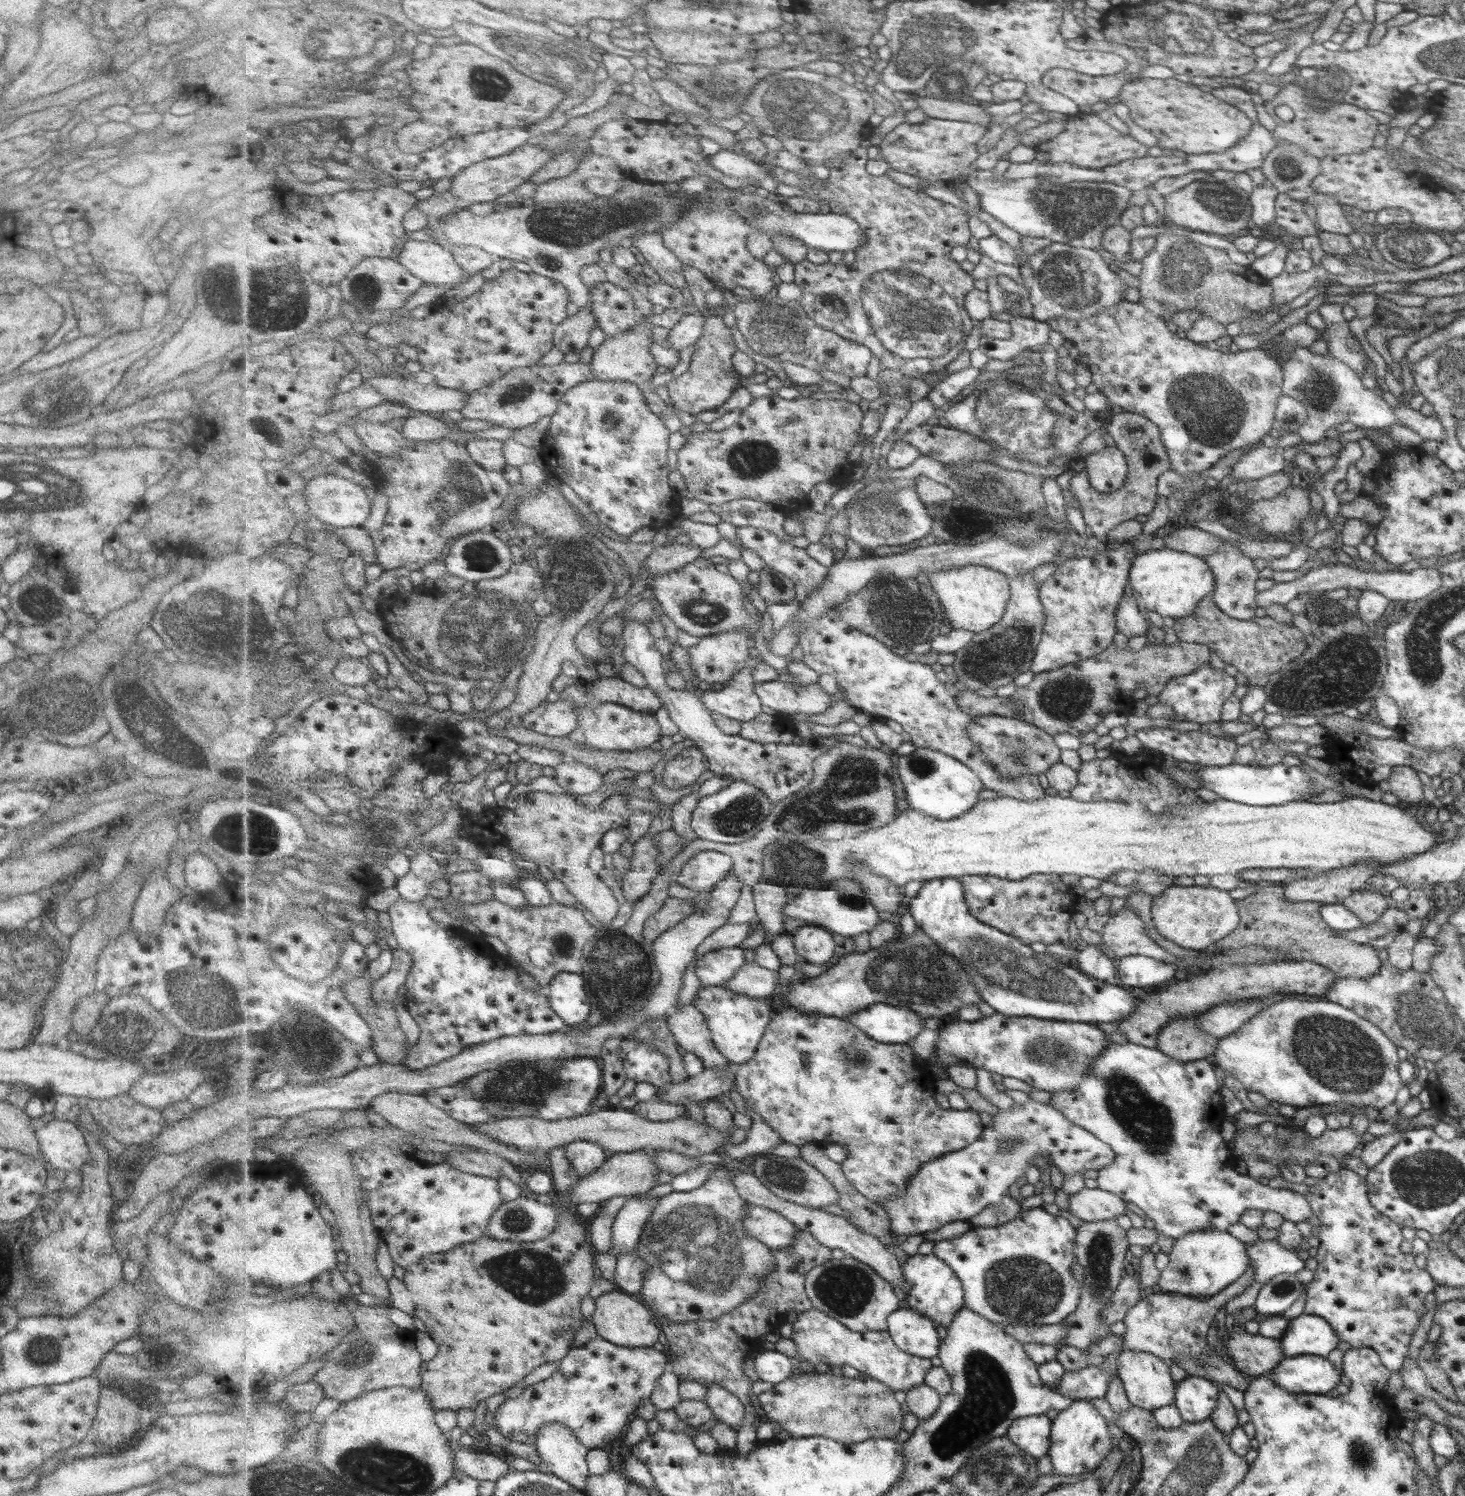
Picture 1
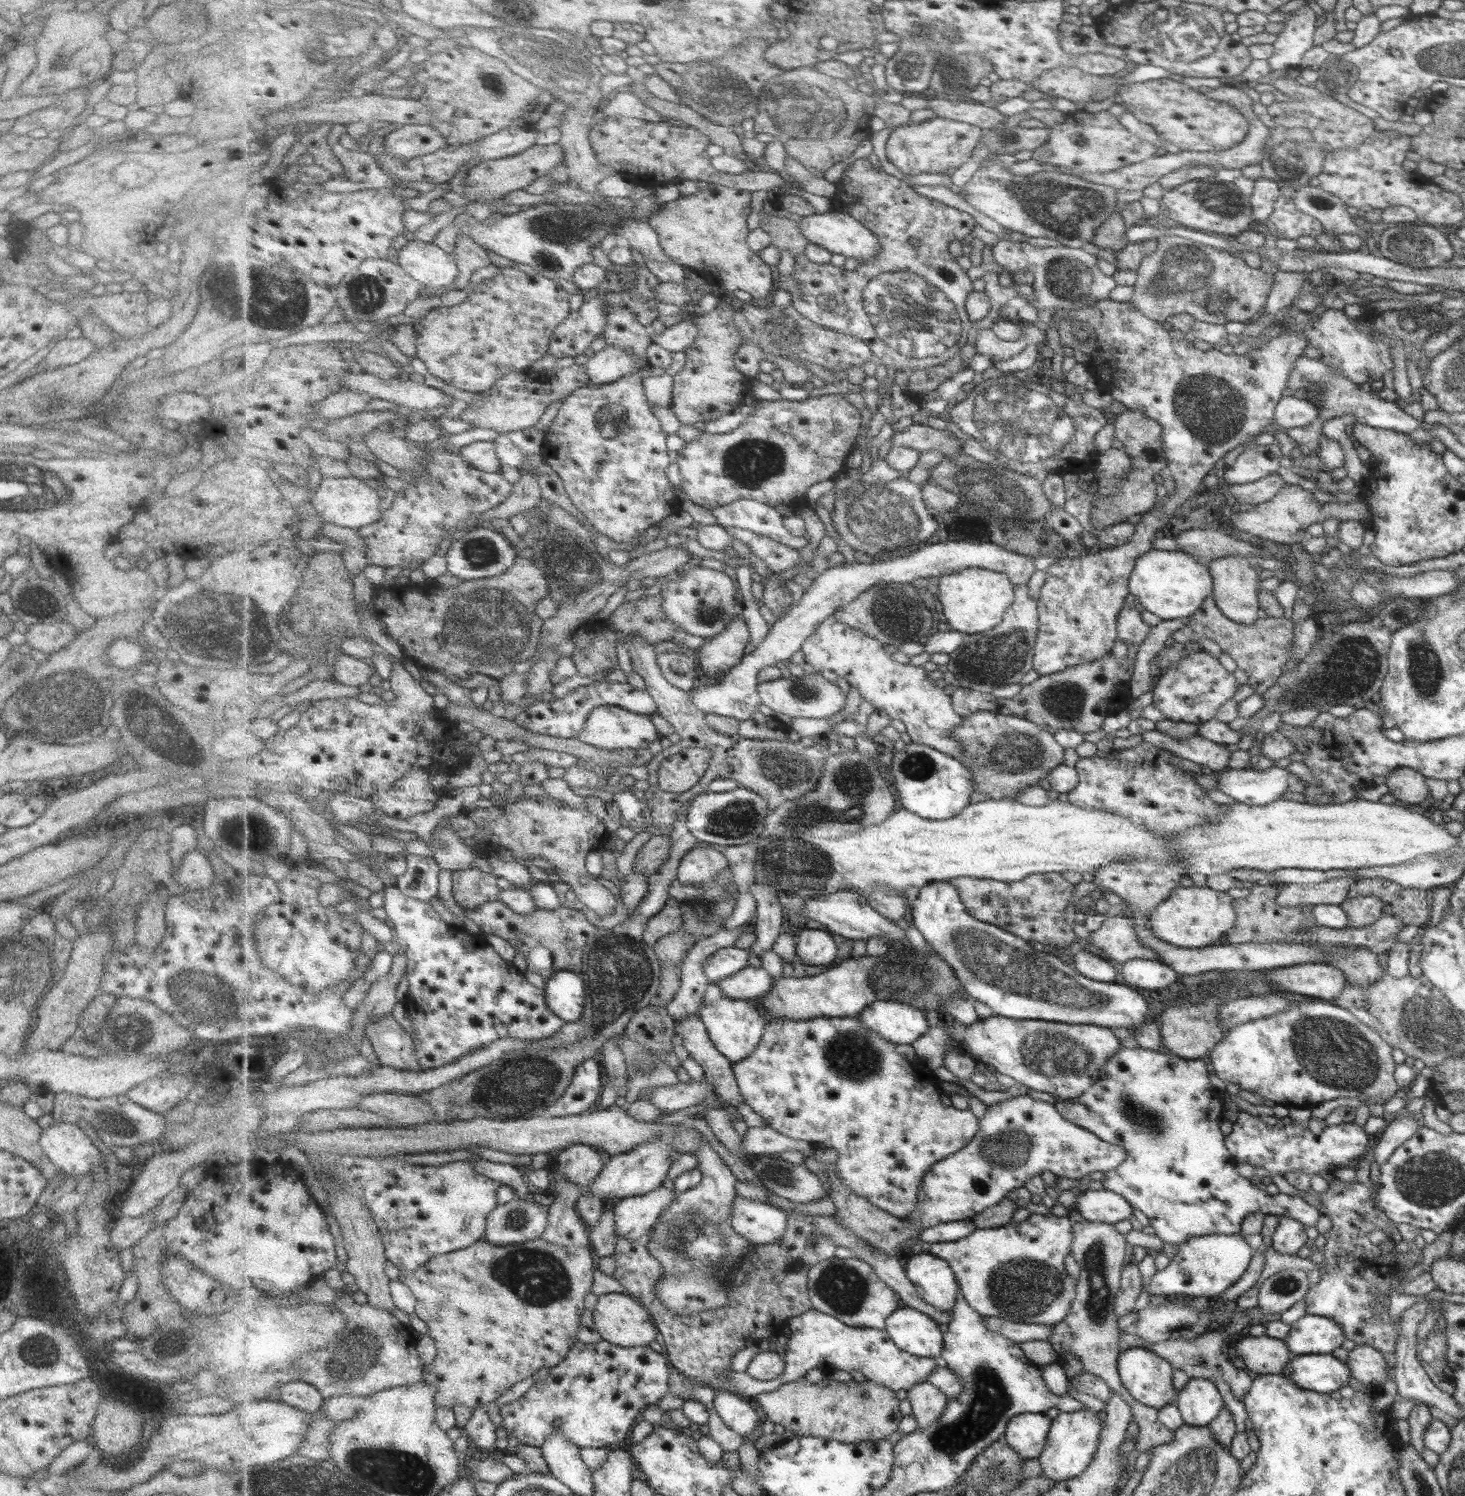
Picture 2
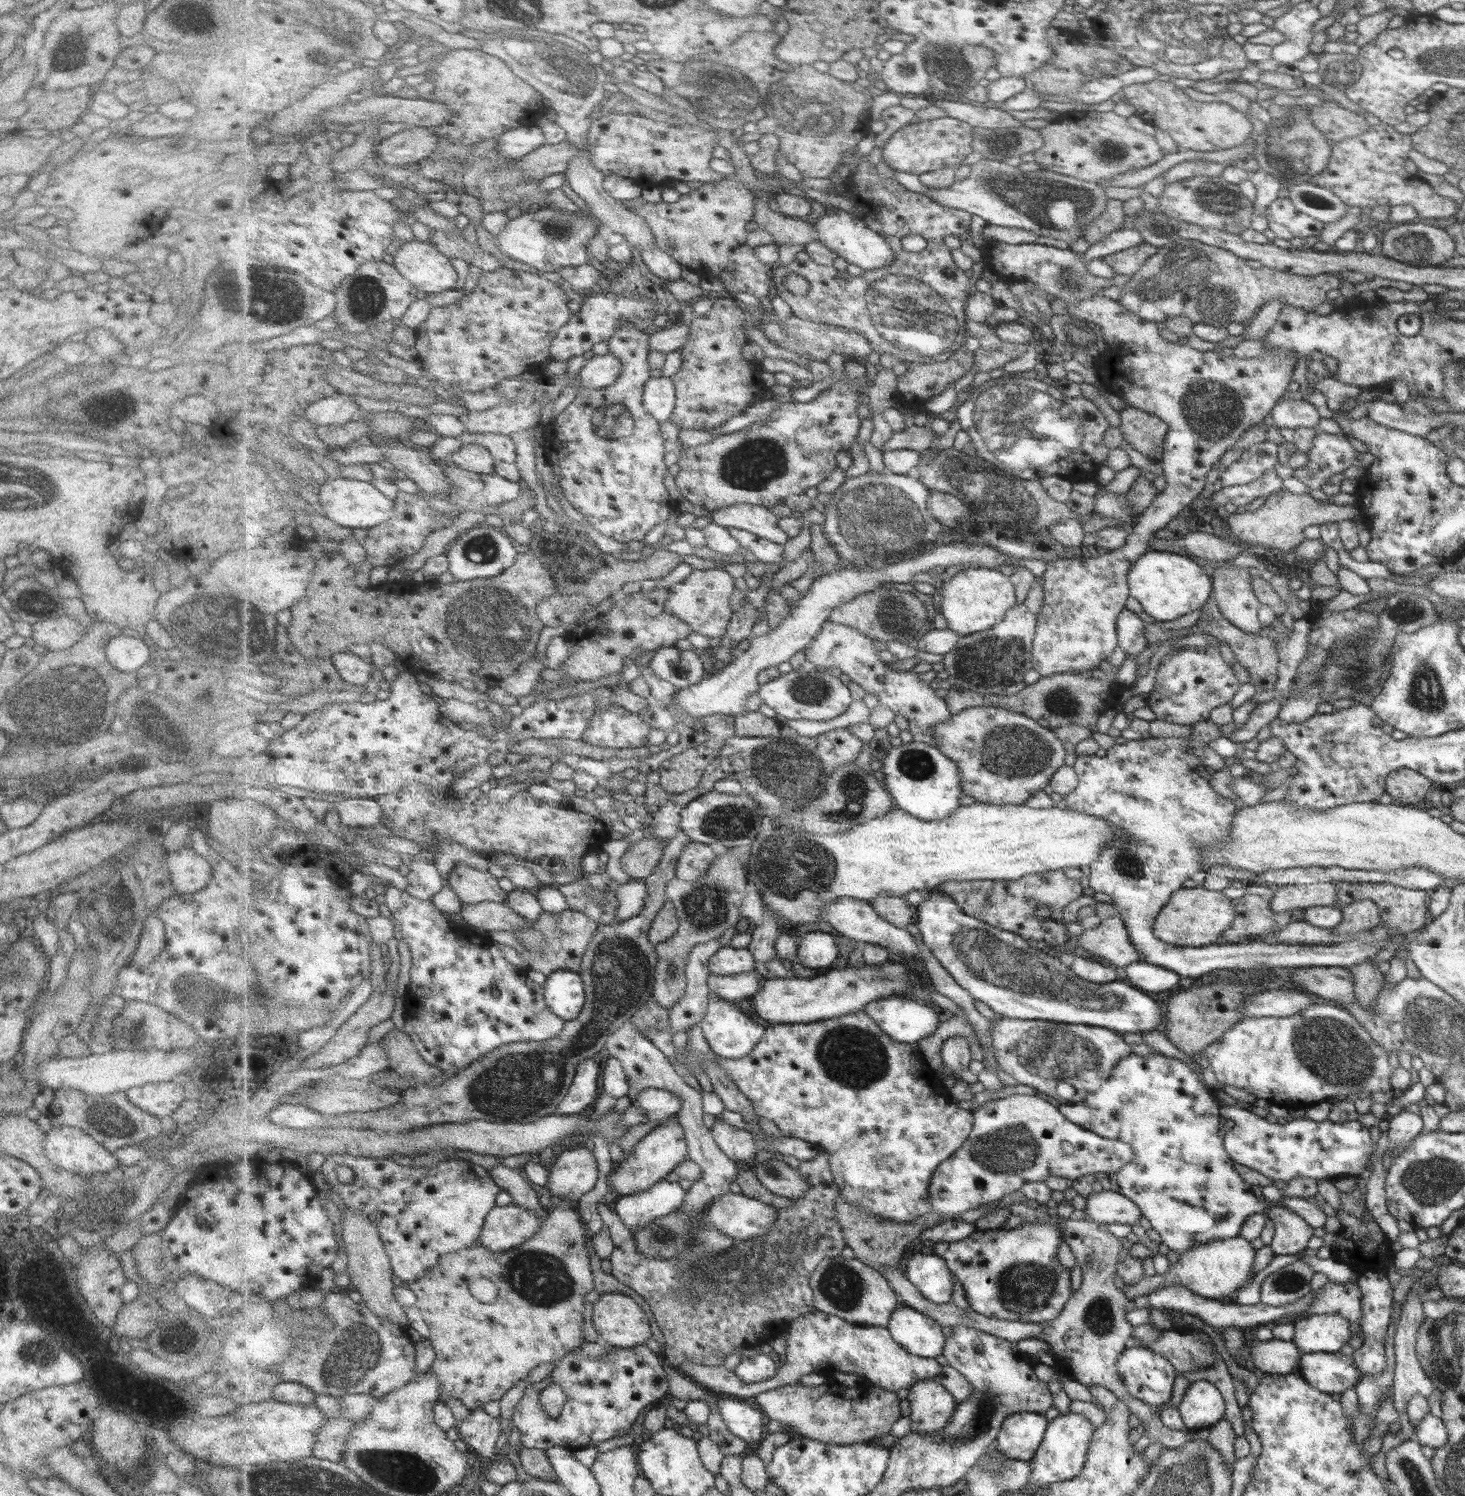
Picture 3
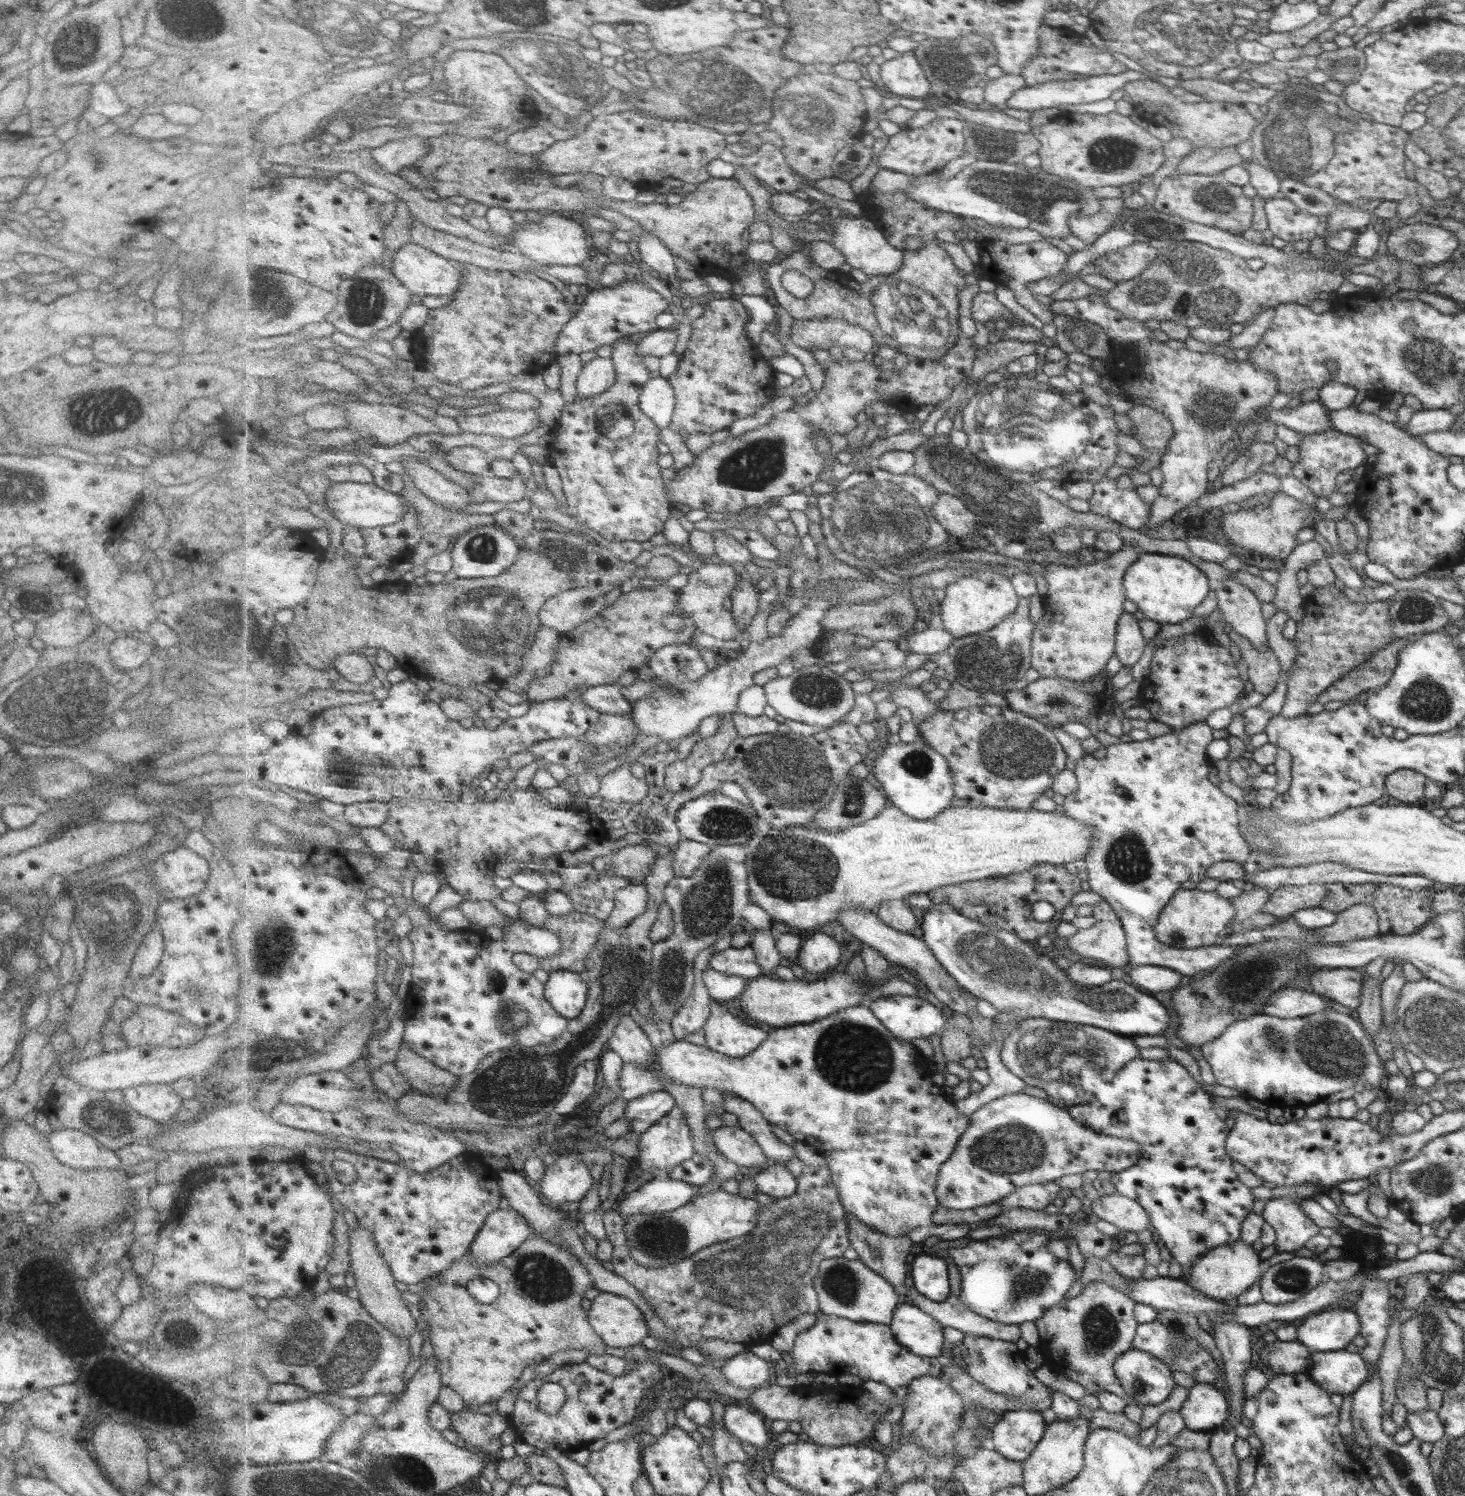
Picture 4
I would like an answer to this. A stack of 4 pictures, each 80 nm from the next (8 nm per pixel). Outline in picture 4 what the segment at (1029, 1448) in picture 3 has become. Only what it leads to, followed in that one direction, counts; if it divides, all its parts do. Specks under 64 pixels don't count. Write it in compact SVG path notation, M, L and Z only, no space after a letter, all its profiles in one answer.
M1008 1411L996 1425L991 1445L1006 1459L1024 1463L1032 1458L1046 1436L1048 1424L1040 1411Z

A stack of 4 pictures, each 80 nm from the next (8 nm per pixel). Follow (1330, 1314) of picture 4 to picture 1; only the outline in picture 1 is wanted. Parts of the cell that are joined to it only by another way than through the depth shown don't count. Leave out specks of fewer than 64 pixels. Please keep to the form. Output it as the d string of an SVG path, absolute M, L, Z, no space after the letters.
M1303 1313L1289 1320L1279 1341L1284 1358L1306 1355L1327 1358L1341 1339L1325 1318Z

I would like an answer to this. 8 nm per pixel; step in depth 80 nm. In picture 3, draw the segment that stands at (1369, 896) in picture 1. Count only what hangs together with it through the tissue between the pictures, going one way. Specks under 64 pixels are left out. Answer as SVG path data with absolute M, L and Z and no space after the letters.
M1361 900L1341 908L1342 922L1333 930L1339 935L1356 934L1374 928L1382 922L1380 908L1373 900Z

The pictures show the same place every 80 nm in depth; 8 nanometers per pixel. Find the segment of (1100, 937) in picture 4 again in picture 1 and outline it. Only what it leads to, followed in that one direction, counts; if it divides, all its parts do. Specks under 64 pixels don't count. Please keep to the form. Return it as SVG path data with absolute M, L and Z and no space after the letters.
M1121 909L1108 917L1101 932L1104 948L1114 952L1116 958L1144 955L1168 964L1179 964L1179 958L1158 945L1148 933L1144 921L1130 909Z

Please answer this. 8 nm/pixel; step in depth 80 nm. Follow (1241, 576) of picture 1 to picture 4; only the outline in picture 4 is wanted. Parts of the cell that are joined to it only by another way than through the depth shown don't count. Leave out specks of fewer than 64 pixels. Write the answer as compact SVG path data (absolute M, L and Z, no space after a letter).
M1226 578L1215 588L1217 607L1236 634L1246 638L1256 650L1268 650L1267 624L1260 611L1261 601L1248 586Z

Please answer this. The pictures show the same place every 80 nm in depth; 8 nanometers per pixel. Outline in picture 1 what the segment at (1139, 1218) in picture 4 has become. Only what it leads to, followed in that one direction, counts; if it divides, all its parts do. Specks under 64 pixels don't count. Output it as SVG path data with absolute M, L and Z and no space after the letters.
M1084 1187L1069 1196L1069 1213L1077 1223L1088 1223L1117 1218L1125 1214L1125 1201L1118 1195L1100 1188Z

